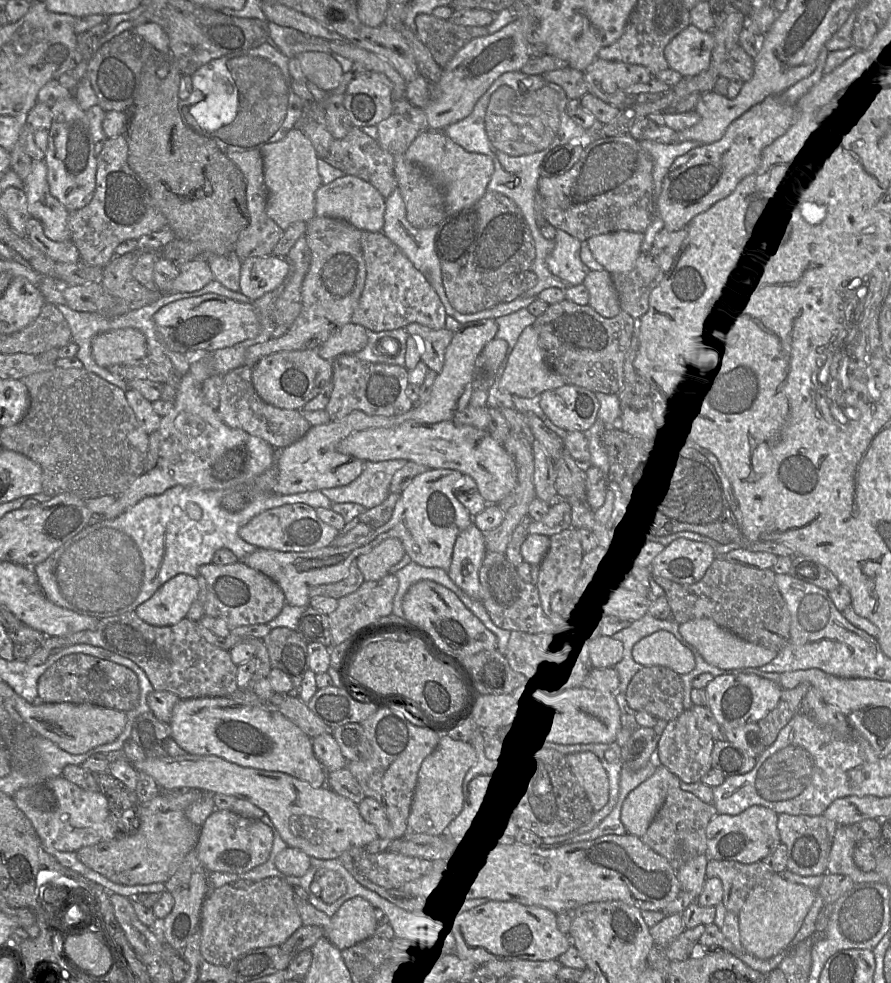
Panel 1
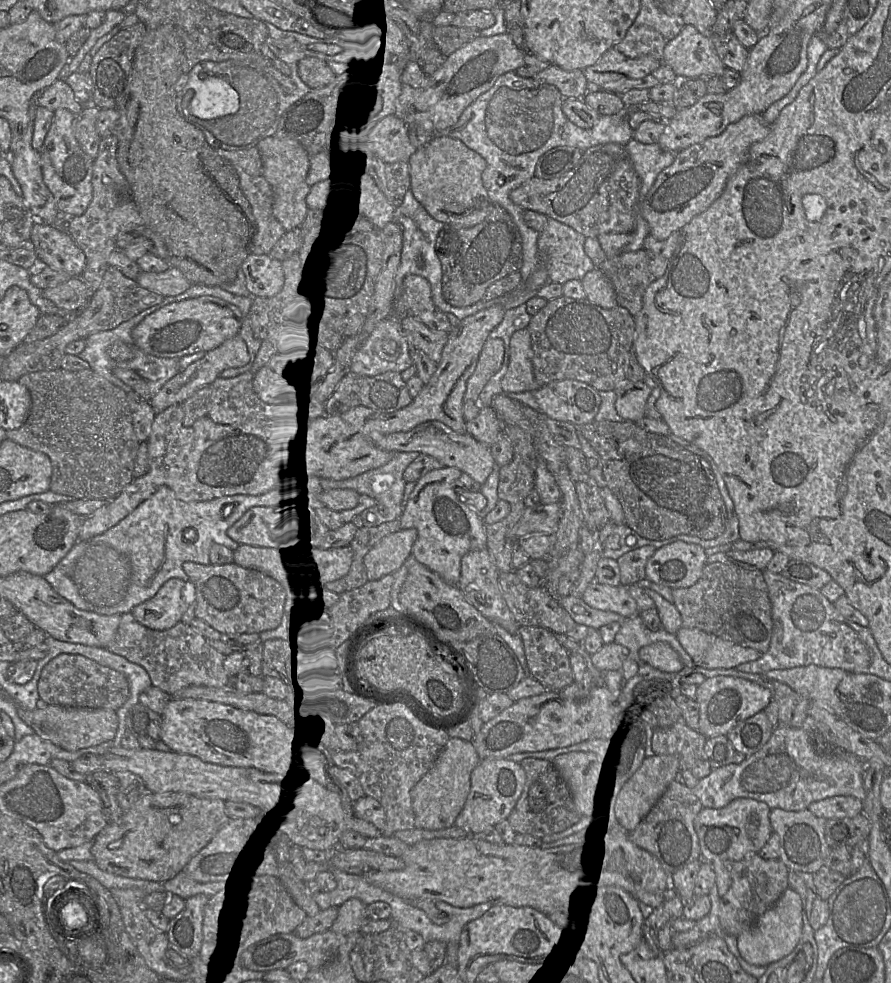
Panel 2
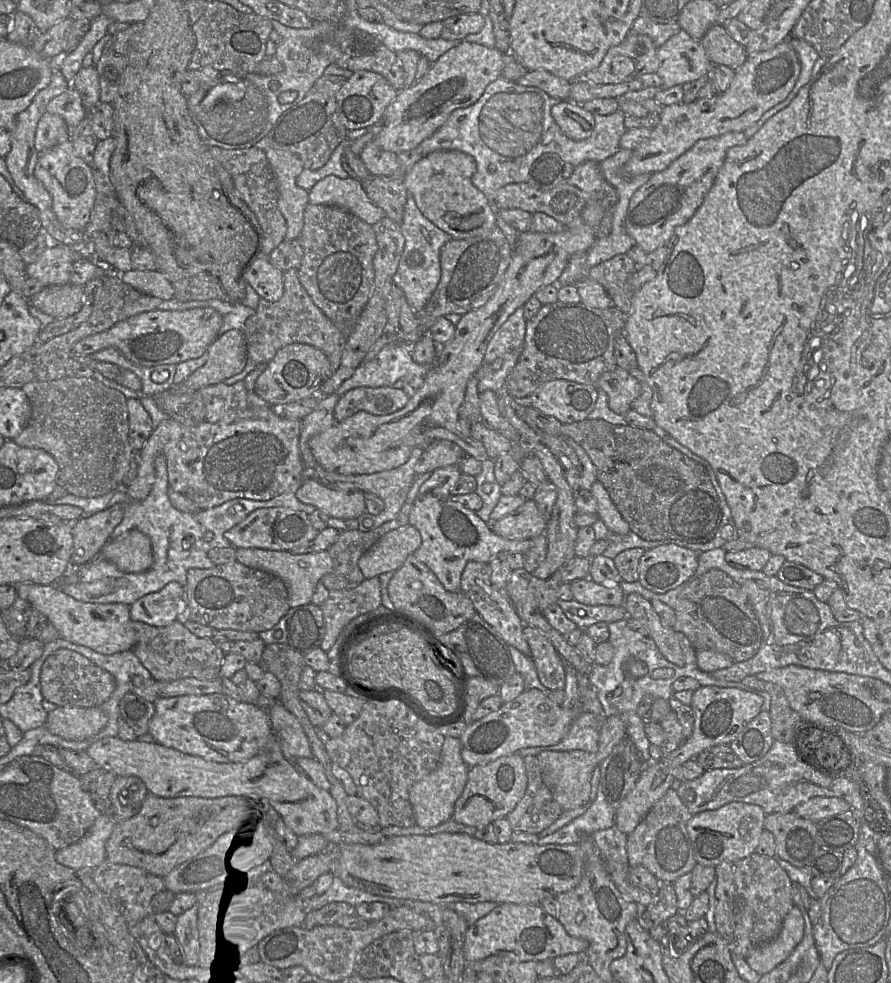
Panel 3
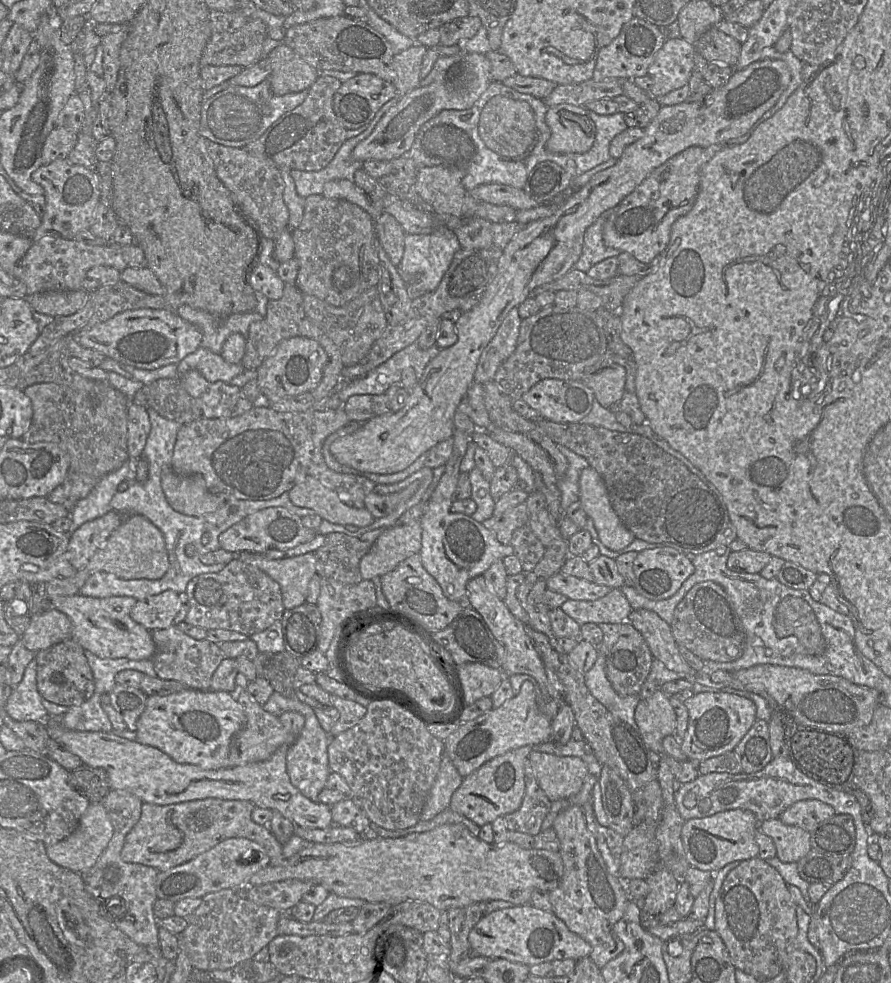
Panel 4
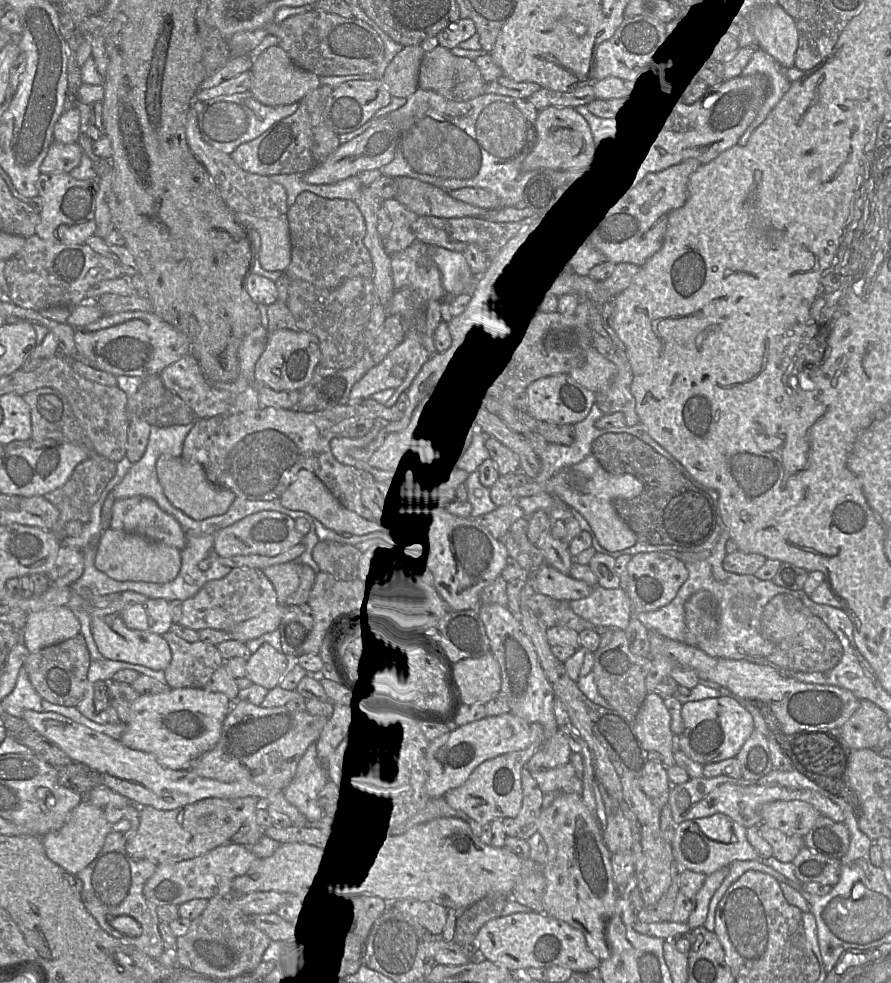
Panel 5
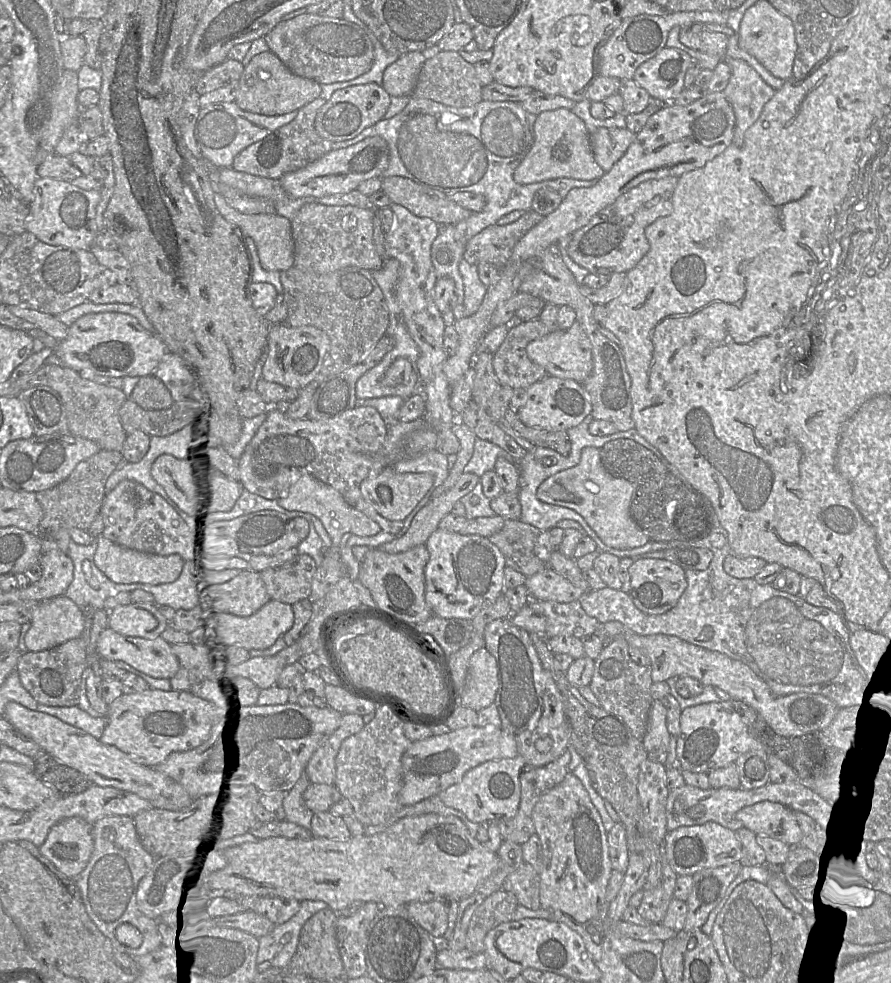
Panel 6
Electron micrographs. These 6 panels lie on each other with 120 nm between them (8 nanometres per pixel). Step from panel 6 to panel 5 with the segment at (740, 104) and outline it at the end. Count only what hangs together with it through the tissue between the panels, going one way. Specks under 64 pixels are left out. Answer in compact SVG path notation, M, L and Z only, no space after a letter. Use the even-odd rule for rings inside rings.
M756 49L751 59L742 70L742 76L764 75L770 83L770 91L760 107L756 117L739 138L737 145L743 146L753 131L766 119L782 96L788 91L791 82L786 77L786 68L762 49Z

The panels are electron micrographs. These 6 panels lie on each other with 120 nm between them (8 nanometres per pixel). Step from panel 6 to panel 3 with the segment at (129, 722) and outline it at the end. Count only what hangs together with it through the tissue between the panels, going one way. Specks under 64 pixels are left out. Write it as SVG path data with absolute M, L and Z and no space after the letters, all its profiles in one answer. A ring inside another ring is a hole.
M221 694L159 697L148 725L153 740L182 753L218 763L244 762L267 748L273 739L268 710Z

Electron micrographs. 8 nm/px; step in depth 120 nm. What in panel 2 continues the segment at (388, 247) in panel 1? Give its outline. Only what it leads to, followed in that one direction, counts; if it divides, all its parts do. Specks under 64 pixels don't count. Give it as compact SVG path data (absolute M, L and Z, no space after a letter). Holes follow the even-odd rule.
M407 275L399 295L394 299L392 315L394 319L414 317L433 332L446 332L452 326L446 314L439 310L432 299L429 282L418 275Z

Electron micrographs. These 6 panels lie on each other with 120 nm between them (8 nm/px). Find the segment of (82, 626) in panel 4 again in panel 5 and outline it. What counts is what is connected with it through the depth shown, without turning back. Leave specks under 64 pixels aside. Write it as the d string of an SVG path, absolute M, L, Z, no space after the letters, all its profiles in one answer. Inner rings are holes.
M128 590L121 592L120 597L105 608L91 606L93 639L99 652L106 659L142 665L155 671L164 671L170 664L172 655L170 647L163 636L147 631L129 629L122 619L124 608L144 602L147 599L143 594Z

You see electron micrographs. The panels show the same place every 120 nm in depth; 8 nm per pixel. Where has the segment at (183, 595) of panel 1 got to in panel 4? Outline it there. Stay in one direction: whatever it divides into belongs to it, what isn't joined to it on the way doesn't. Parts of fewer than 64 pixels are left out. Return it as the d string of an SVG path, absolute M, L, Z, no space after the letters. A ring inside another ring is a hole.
M166 590L137 601L130 611L130 617L149 631L166 629L173 625L179 609L179 594Z

